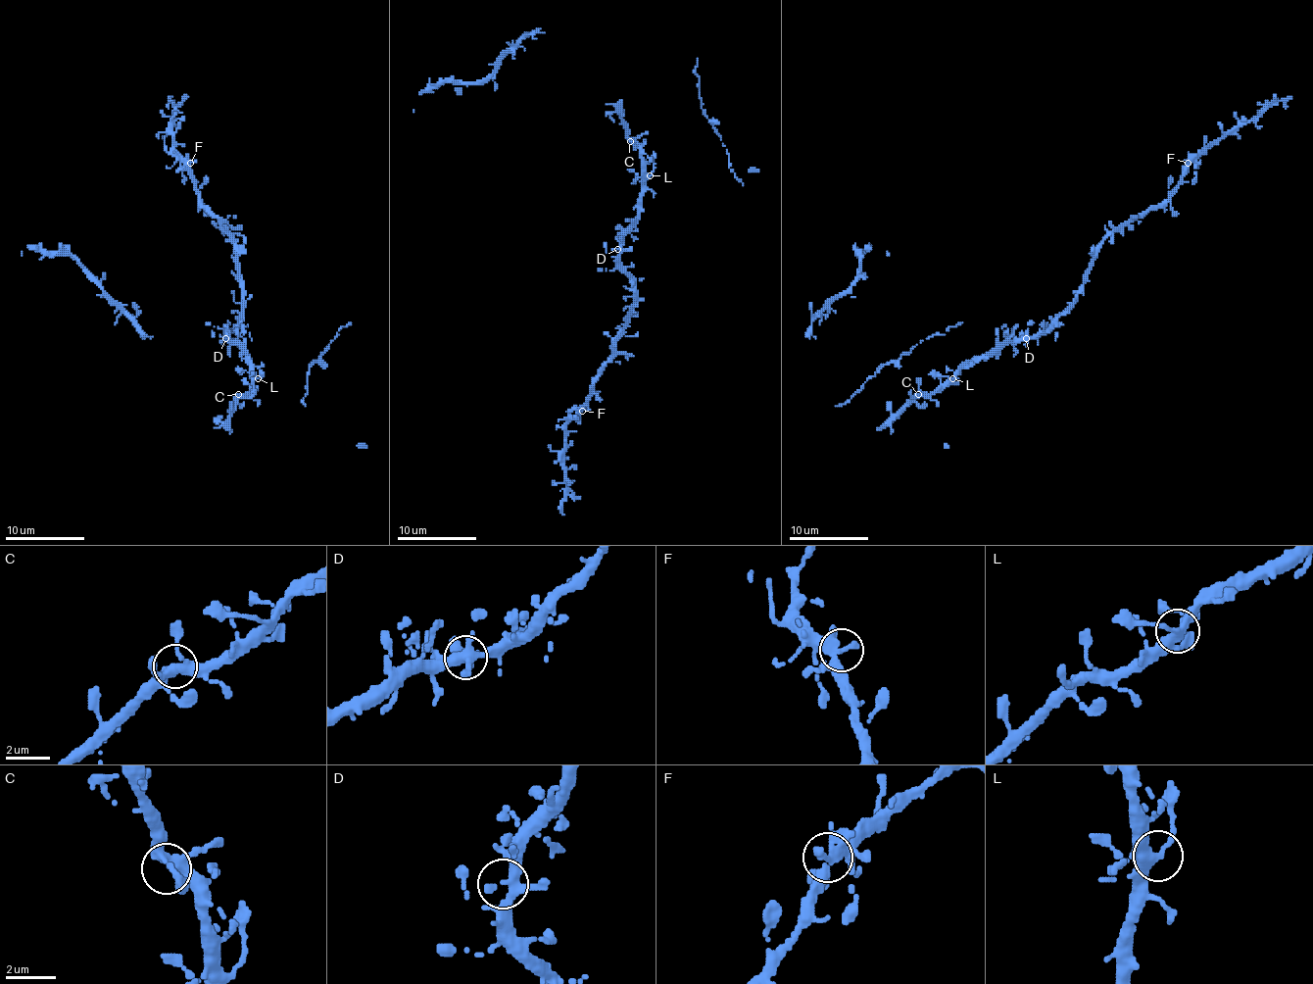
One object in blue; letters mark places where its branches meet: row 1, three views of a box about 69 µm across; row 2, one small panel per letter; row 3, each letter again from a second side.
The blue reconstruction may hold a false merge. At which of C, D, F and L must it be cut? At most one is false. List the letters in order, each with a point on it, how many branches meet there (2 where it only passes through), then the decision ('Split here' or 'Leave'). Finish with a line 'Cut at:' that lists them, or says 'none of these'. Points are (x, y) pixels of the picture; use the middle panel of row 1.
C: Place: (630, 141). Branches: 4. Leave
D: Place: (617, 249). Branches: 4. Leave
F: Place: (582, 411). Branches: 4. Leave
L: Place: (650, 175). Branches: 4. Leave
Cut at: none of these

